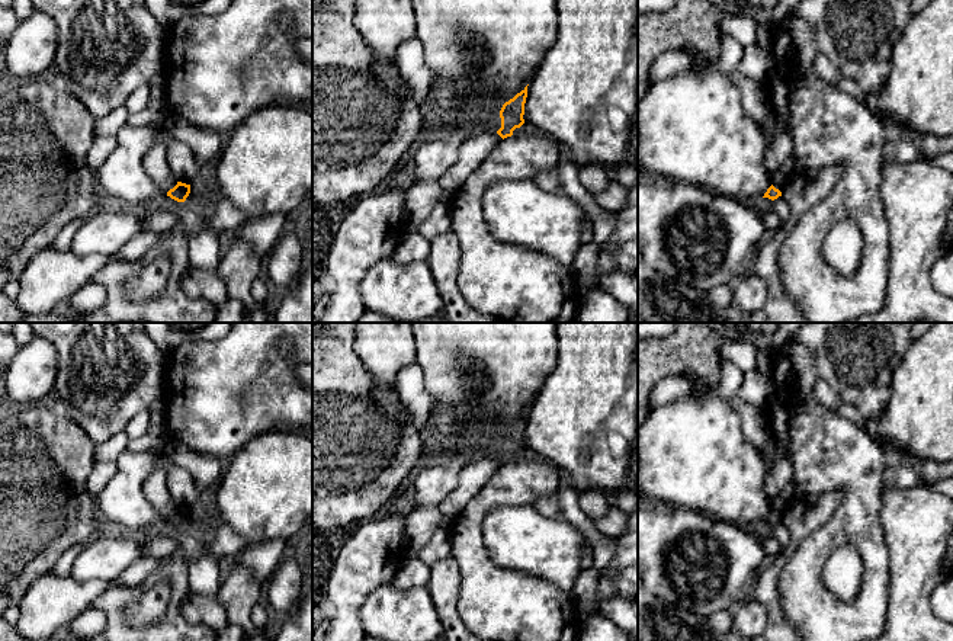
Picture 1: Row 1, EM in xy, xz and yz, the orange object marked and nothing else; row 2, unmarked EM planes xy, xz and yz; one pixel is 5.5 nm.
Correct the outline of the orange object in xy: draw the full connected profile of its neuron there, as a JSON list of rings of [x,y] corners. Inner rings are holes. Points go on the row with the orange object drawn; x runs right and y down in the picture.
[[[177,182],[177,185],[167,192],[167,196],[170,196],[177,202],[184,202],[189,193],[190,193],[190,185]]]

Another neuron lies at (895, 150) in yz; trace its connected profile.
[[[891,137],[883,147],[883,161],[911,163],[921,157],[921,148],[896,137]]]

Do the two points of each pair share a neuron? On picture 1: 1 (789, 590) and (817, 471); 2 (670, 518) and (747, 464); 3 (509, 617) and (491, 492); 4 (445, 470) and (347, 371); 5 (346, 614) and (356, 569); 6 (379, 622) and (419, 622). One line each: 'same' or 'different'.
1: same
2: different
3: same
4: different
5: same
6: same

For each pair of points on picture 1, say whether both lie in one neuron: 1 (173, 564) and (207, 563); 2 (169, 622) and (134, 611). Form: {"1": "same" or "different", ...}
{"1": "different", "2": "different"}

